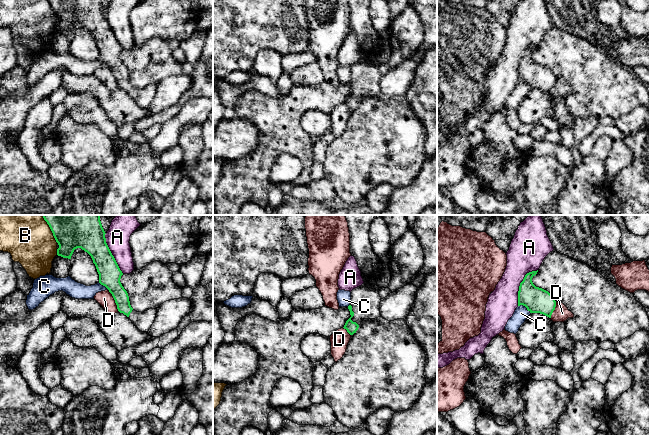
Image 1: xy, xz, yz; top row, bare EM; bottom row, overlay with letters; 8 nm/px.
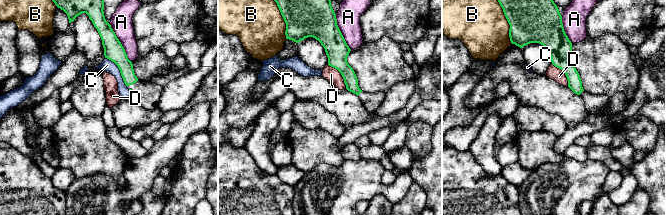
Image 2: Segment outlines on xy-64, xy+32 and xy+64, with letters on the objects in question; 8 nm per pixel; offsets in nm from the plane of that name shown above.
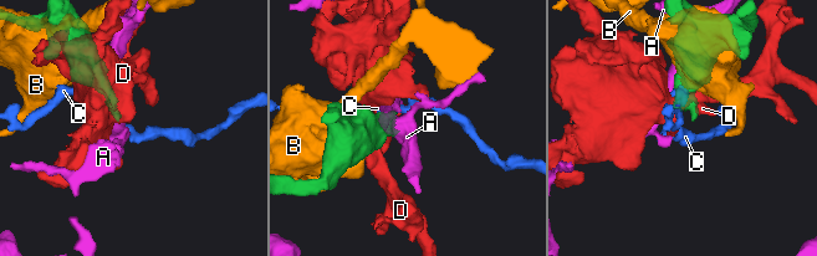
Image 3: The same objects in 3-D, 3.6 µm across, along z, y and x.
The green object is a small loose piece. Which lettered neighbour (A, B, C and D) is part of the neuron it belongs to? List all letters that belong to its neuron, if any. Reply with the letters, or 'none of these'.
none of these

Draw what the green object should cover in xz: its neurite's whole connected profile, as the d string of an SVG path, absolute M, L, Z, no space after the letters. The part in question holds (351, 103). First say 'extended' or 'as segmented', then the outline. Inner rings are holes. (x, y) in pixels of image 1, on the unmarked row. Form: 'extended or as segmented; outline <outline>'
extended; outline M364 58L351 67L351 76L348 82L351 93L343 103L350 111L356 109L364 95L375 95L381 92L379 85L381 73L378 65L377 61Z

